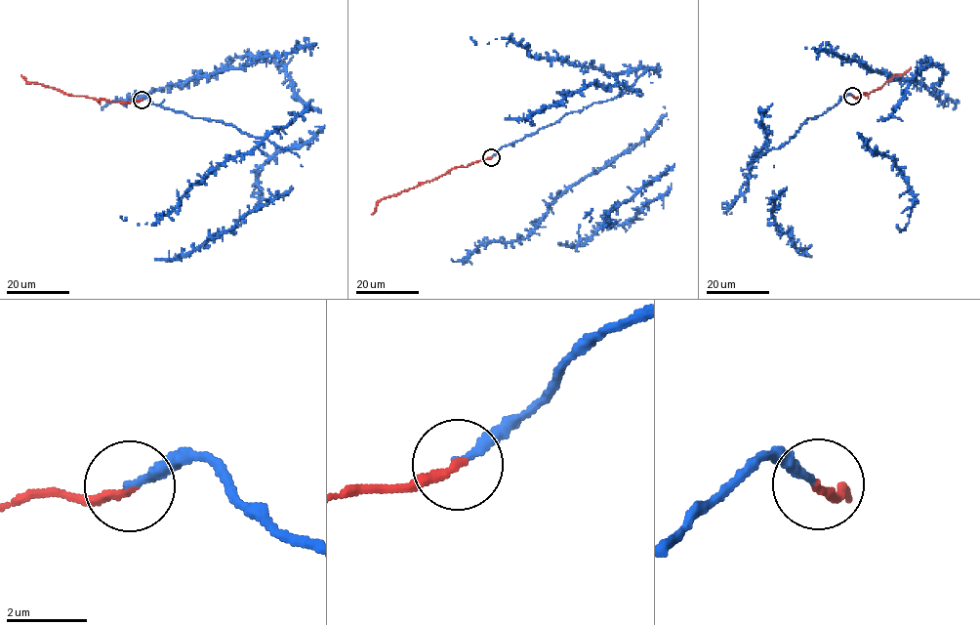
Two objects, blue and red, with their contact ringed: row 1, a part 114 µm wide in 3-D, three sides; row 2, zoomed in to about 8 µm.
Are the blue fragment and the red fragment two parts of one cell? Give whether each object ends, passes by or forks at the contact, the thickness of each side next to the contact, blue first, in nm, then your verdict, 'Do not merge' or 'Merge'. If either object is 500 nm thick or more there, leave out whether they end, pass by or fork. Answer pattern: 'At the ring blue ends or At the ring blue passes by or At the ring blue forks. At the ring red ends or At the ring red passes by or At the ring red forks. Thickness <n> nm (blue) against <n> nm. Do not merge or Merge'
At the ring blue ends. At the ring red ends. Thickness 220 nm (blue) against 240 nm. Merge

